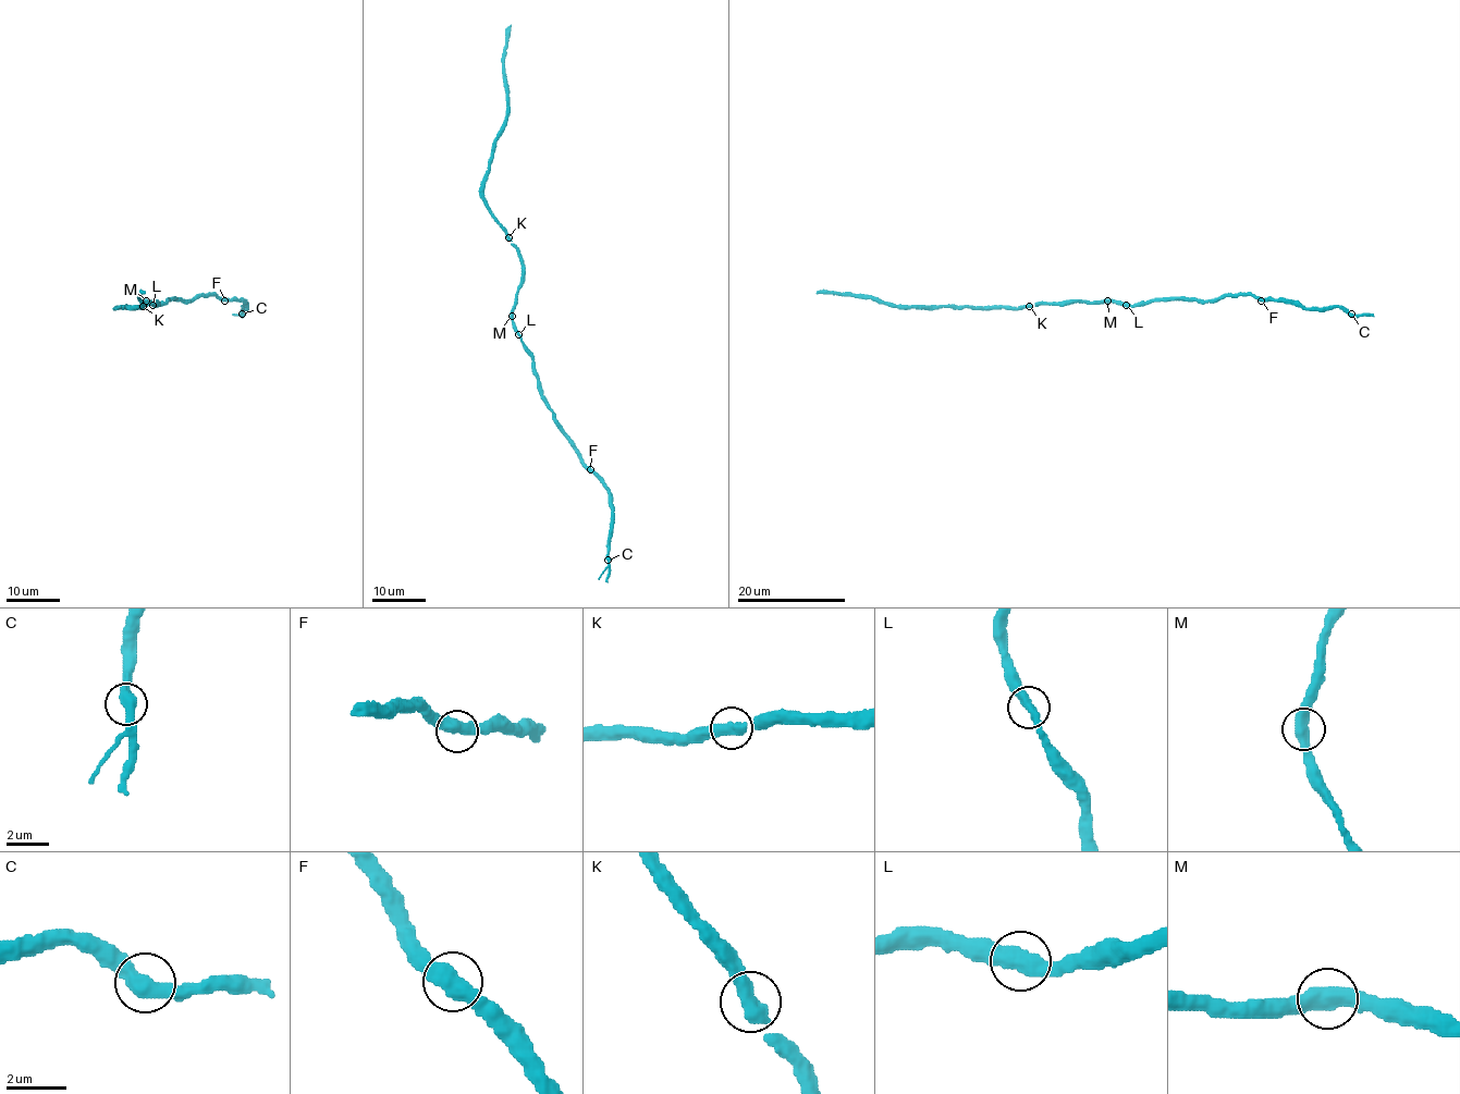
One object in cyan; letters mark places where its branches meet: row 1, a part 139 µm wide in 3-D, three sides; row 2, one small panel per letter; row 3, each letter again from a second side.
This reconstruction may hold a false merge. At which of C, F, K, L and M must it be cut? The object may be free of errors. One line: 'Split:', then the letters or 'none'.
Split: none

